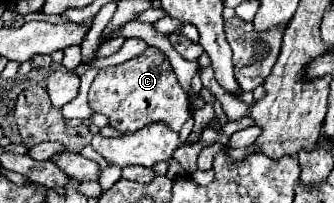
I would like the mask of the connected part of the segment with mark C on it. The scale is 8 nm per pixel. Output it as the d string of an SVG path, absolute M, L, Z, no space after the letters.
M147 47L139 57L99 71L95 81L91 83L87 97L89 107L97 113L107 115L111 127L121 133L139 131L139 127L151 125L155 121L165 123L173 131L179 131L191 115L189 95L179 85L165 53L161 53L157 47Z

